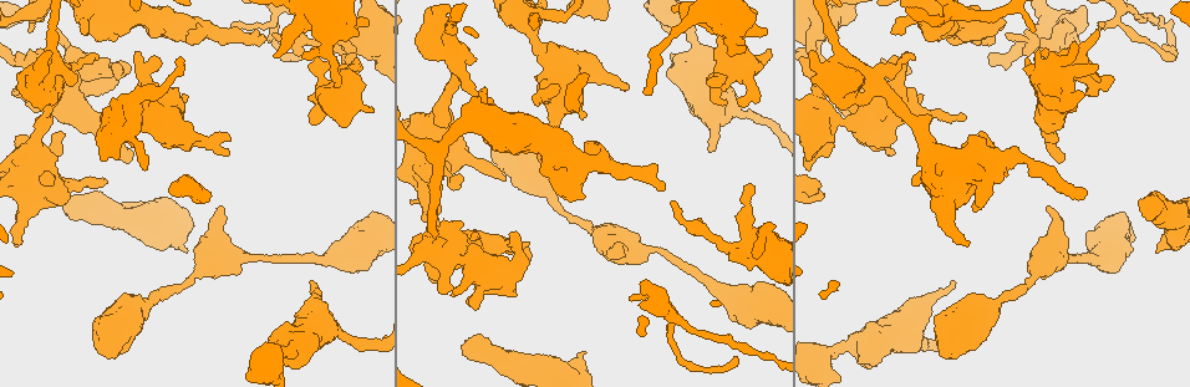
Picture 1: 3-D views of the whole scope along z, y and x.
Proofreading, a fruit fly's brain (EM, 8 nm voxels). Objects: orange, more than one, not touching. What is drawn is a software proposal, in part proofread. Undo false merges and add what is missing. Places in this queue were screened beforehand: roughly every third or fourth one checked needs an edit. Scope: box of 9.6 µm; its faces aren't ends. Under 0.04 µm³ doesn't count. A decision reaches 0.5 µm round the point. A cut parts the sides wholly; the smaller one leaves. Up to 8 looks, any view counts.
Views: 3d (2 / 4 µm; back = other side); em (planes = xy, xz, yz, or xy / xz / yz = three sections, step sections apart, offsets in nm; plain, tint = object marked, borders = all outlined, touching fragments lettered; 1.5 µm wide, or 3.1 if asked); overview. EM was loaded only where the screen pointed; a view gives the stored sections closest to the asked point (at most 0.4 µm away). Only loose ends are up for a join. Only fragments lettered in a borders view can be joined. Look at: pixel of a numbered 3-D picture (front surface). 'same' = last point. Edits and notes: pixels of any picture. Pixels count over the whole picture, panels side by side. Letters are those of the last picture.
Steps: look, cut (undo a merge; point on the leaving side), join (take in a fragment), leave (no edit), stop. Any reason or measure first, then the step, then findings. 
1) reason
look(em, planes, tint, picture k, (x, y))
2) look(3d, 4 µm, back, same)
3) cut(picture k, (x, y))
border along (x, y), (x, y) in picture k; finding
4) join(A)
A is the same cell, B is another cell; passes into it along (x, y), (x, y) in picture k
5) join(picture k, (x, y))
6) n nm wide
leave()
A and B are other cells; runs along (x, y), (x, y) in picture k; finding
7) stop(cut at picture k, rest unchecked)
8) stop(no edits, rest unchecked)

stops while still wide
look(3d, 2 µm, picture 1, (115, 82))

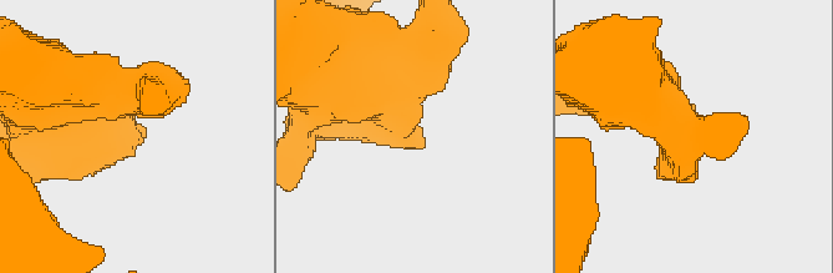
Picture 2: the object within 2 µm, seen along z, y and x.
look(em, planes, borders, picture 2, (424, 142))

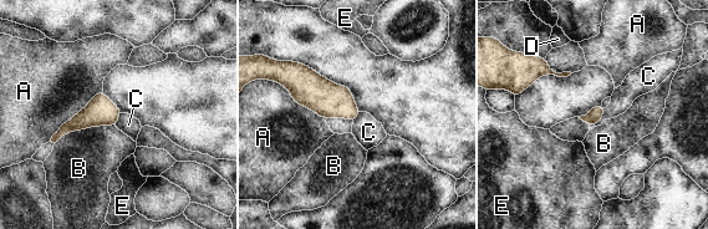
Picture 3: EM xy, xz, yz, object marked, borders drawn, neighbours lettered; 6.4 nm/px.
A touches over 480 nm
leave()
A, B, C, D and E are other cells; border along (605, 108), (601, 118), (590, 126) in picture 3; no lettered fragment goes on from it

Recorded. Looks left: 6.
branch stops here
look(em, planes, borders, picture 1, (433, 282))

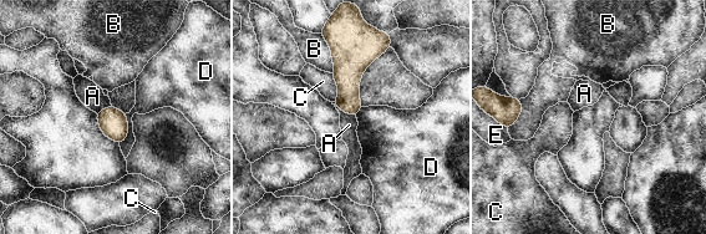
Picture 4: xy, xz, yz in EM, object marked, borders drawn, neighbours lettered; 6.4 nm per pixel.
150 nm wide
leave()
A, B, C, D and E are other cells; border along (333, 102), (349, 115), (355, 116) in picture 4; none of them fits

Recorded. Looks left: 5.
an open end
look(em, planes, borders, picture 1, (67, 205))

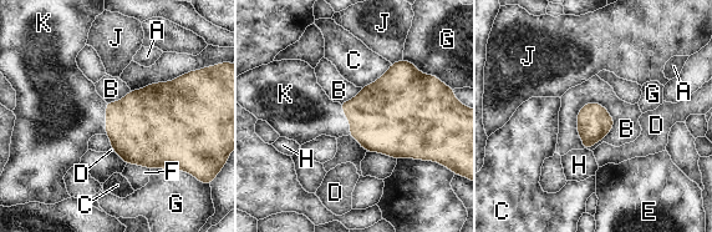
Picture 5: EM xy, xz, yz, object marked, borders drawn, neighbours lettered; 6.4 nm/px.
join(K)
K is the same cell, A, B, C, D, E, F, G, H and J are other cells; passes into it along (385, 117), (346, 119), (309, 112) in picture 5; it goes on there

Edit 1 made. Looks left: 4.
redraw
look(overview)

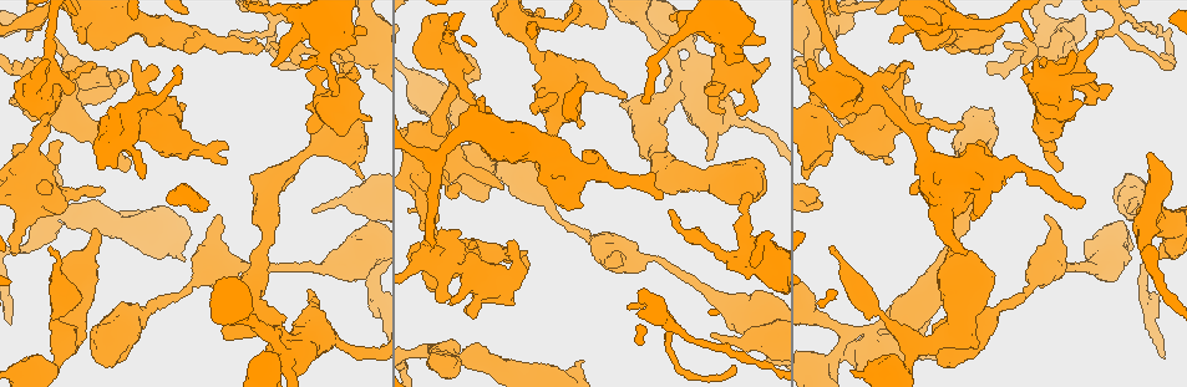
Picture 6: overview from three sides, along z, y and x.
branch stops here
look(em, planes, borders, picture 6, (56, 38))

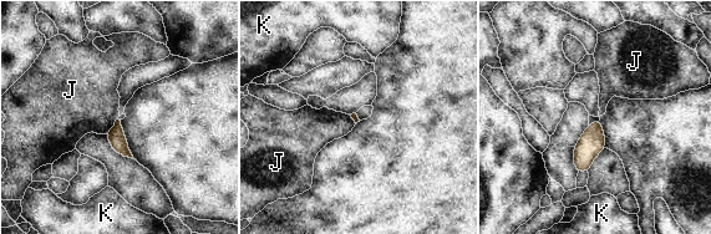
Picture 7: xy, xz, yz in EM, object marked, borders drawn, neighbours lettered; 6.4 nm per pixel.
leave()
J and K are other cells; border along (117, 117), (105, 133) in picture 7; none of them fits

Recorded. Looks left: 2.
stop(join at picture 5, rest unchecked)

